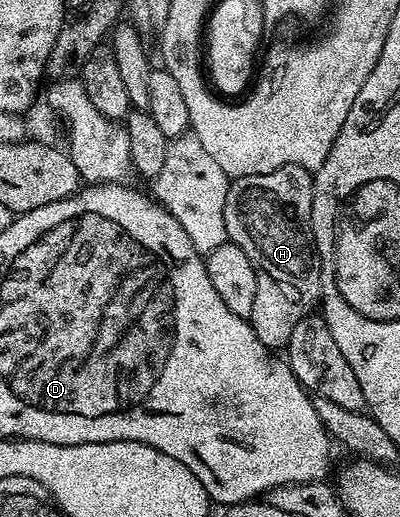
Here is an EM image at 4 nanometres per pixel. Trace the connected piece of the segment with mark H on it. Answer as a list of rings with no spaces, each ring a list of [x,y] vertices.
[[[281,166],[270,174],[257,174],[256,176],[240,176],[233,179],[228,188],[228,200],[224,200],[224,224],[226,225],[226,237],[235,242],[240,248],[244,248],[244,256],[252,260],[252,268],[256,268],[256,301],[252,303],[252,312],[248,319],[250,327],[256,332],[260,344],[264,344],[271,352],[281,351],[290,343],[292,328],[304,320],[304,316],[311,313],[319,305],[322,296],[322,262],[318,258],[318,249],[314,247],[314,233],[310,227],[312,220],[312,196],[314,195],[314,175],[311,171],[299,166]]]

